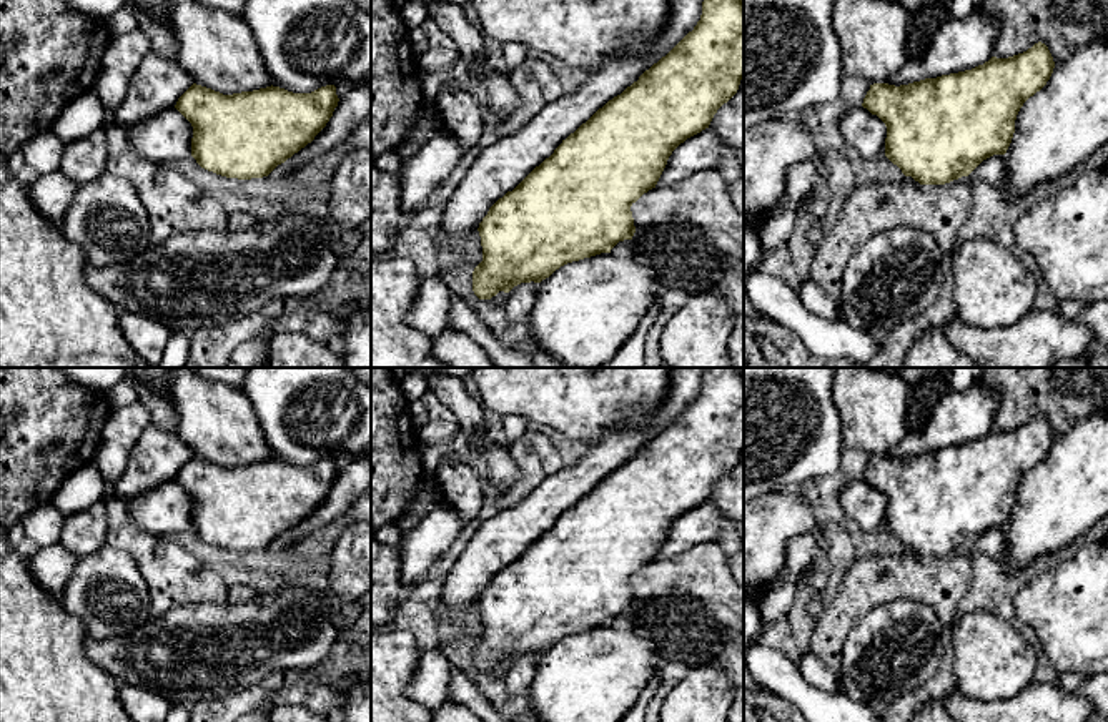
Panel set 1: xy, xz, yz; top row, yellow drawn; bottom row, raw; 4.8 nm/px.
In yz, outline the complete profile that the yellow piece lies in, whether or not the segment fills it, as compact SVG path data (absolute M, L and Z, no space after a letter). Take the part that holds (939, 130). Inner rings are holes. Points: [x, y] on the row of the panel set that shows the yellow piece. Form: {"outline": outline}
{"outline": "M1038 42L1023 53L1008 58L992 57L972 70L900 87L873 83L860 106L852 106L842 113L838 131L862 160L887 156L905 176L912 176L920 185L945 185L968 176L983 160L1007 153L1020 108L1046 85L1053 68L1055 62L1048 47Z"}

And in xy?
{"outline": "M193 83L173 108L161 110L125 130L133 151L151 163L170 165L193 156L208 171L251 180L268 176L278 165L311 143L333 116L338 101L334 85L311 93L293 93L271 85L223 95Z"}

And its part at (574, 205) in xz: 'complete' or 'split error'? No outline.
split error

